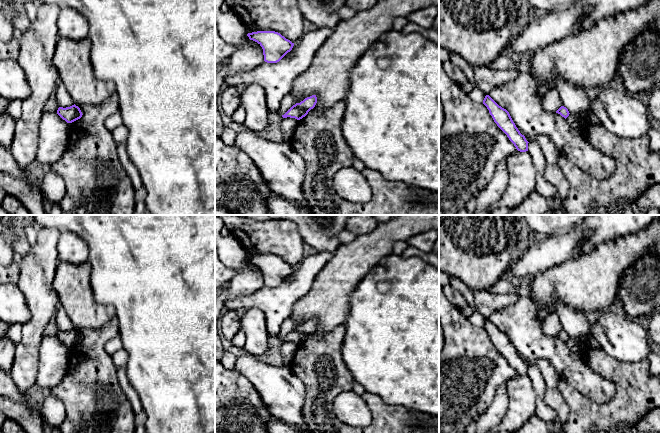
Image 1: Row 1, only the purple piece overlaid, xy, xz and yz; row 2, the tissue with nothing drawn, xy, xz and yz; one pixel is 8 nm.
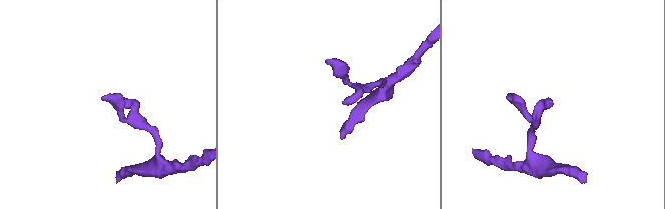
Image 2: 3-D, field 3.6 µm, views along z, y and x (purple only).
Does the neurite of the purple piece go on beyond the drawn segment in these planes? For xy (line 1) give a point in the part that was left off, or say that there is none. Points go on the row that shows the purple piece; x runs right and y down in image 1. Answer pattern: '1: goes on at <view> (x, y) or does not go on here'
1: does not go on here

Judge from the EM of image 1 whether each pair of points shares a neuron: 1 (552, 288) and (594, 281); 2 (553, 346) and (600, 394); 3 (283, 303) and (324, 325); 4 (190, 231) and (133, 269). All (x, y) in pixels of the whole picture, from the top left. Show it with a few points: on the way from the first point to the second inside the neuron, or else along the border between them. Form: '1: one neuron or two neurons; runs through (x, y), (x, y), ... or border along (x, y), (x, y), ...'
1: one neuron; runs through (562, 282), (584, 282)
2: one neuron; runs through (564, 358), (588, 382)
3: two neurons; border along (309, 291), (294, 304), (290, 316)
4: one neuron; runs through (176, 245), (170, 251), (147, 262)

